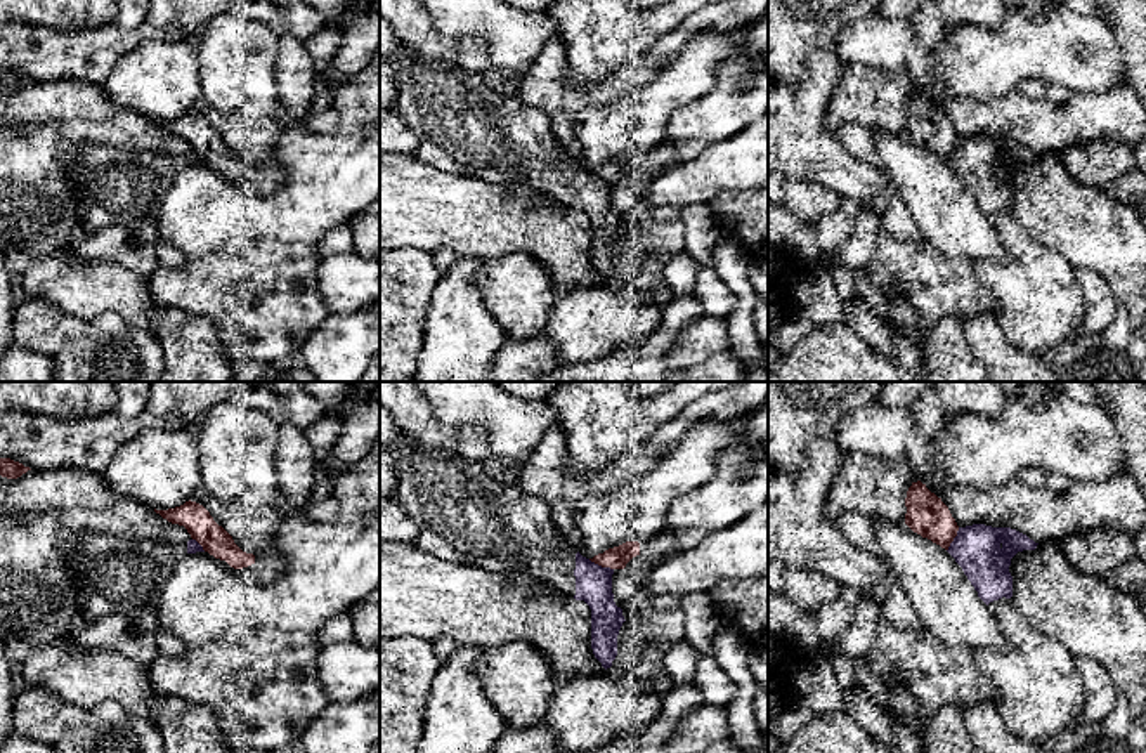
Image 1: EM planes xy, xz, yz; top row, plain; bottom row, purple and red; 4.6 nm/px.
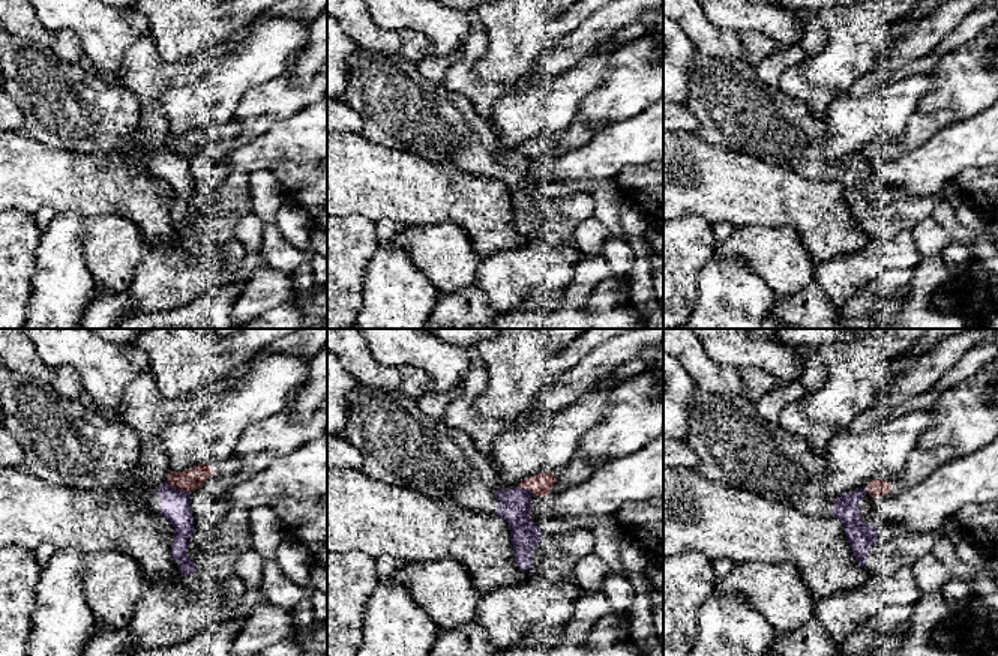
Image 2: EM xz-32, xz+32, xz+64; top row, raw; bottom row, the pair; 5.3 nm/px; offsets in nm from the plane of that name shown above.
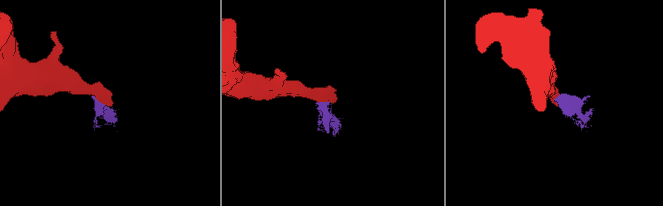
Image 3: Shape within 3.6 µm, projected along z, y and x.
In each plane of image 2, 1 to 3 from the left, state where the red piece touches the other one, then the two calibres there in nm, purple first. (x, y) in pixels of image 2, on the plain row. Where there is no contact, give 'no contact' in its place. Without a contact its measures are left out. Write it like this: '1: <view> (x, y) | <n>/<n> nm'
1: xz-32 (176, 152) | 160/120 nm
2: xz+32 (524, 152) | 180/120 nm
3: no contact

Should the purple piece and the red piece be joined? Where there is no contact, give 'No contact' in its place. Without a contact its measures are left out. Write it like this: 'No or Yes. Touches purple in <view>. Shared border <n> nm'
No. Touches purple in xz. Shared border 130 nm

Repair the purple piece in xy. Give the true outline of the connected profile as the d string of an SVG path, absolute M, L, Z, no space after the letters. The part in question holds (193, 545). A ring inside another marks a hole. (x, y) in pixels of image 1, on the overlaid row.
M75 533L62 545L62 562L80 585L85 623L156 609L175 564L205 552L196 540L161 543L106 533Z

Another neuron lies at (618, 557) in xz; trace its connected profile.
M666 527L662 533L647 540L645 543L626 541L619 547L605 550L603 553L595 555L589 560L602 567L624 569L626 564L636 555L643 555L645 559L659 564L661 560L673 557L678 552L680 548L676 545L673 529Z

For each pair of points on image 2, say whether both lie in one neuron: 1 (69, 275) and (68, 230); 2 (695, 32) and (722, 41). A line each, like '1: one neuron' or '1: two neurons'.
1: one neuron
2: one neuron

